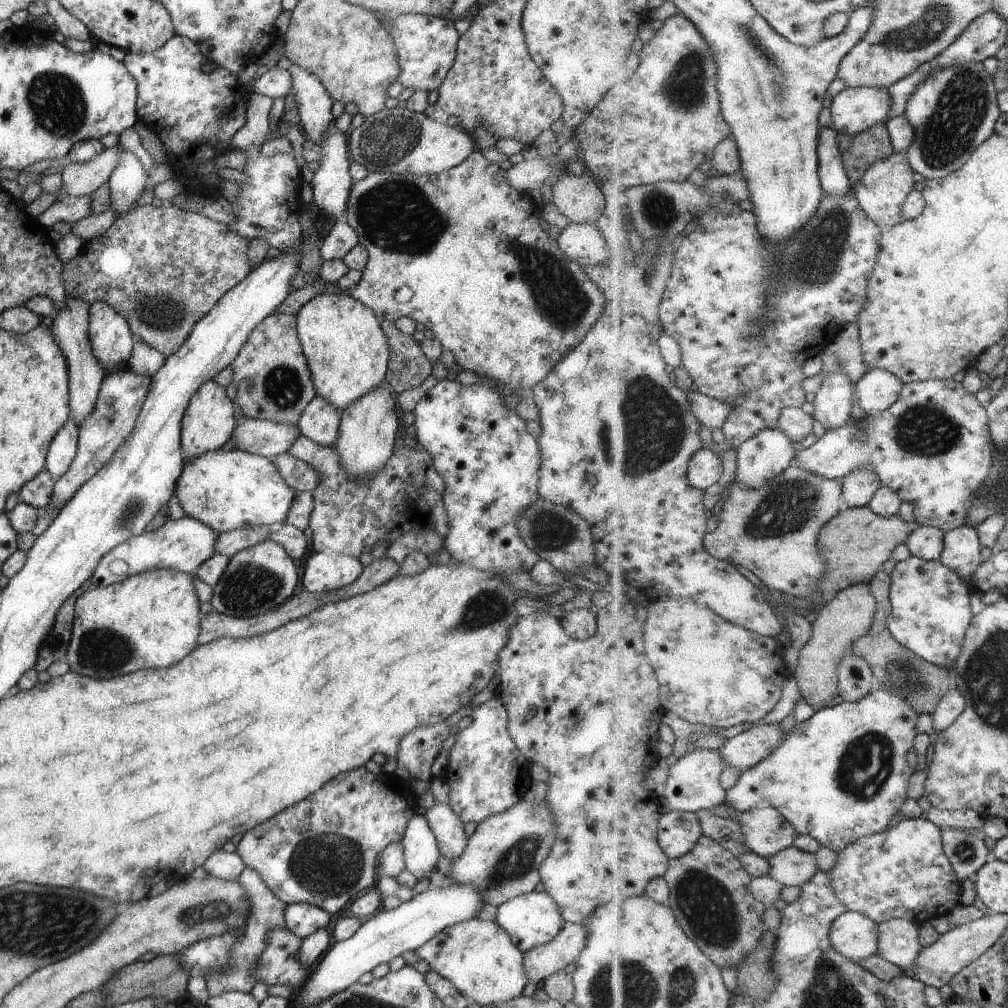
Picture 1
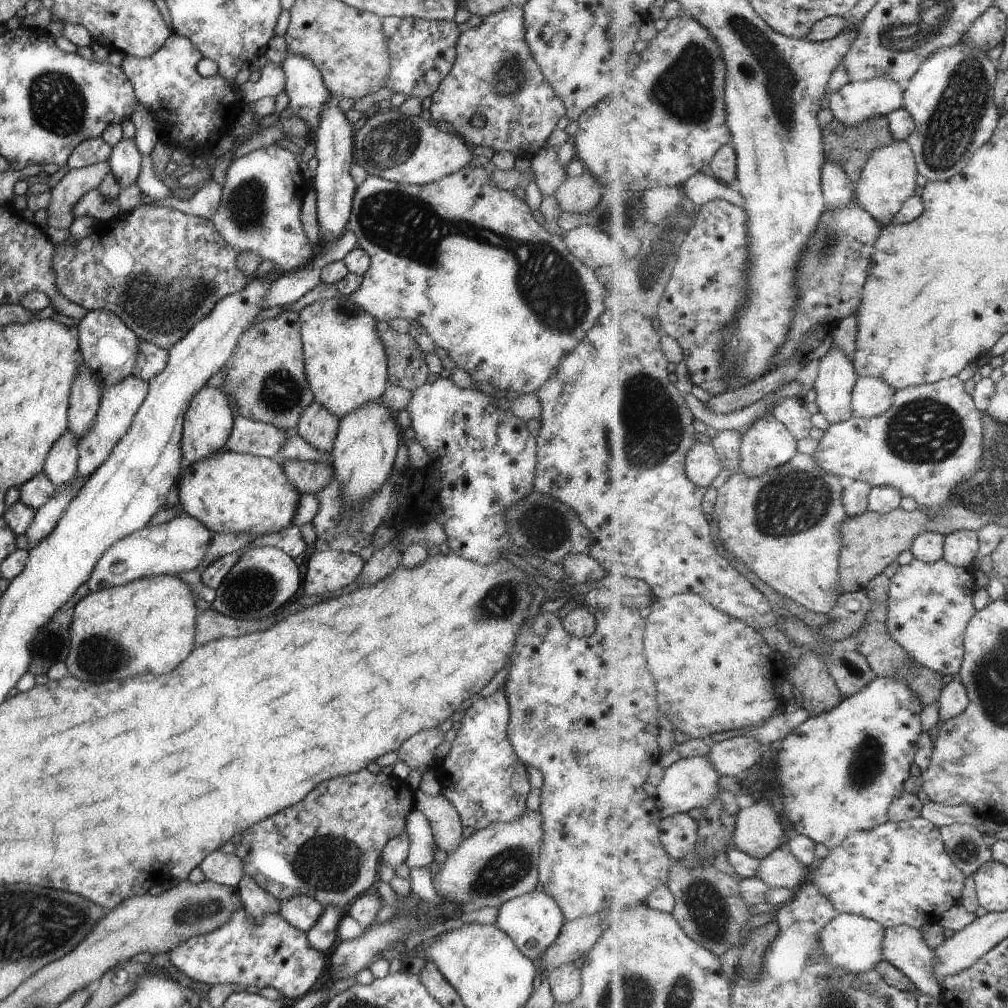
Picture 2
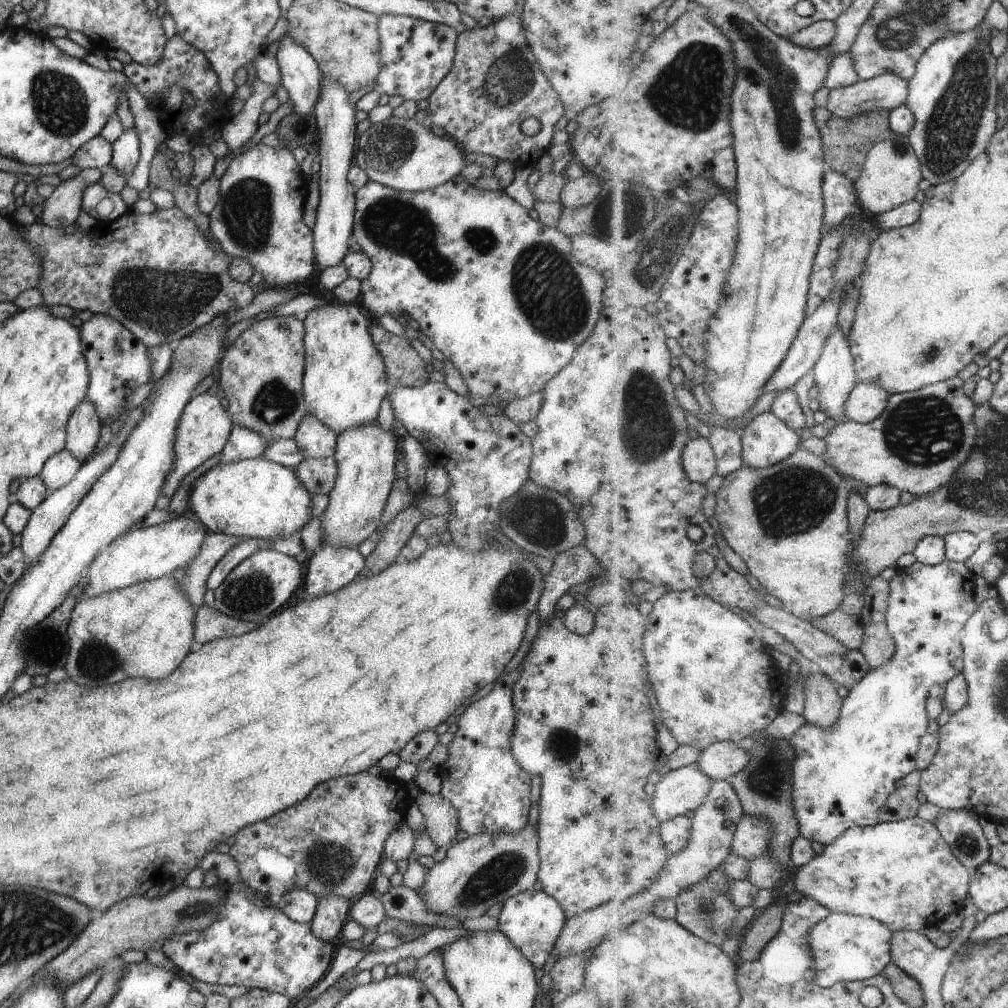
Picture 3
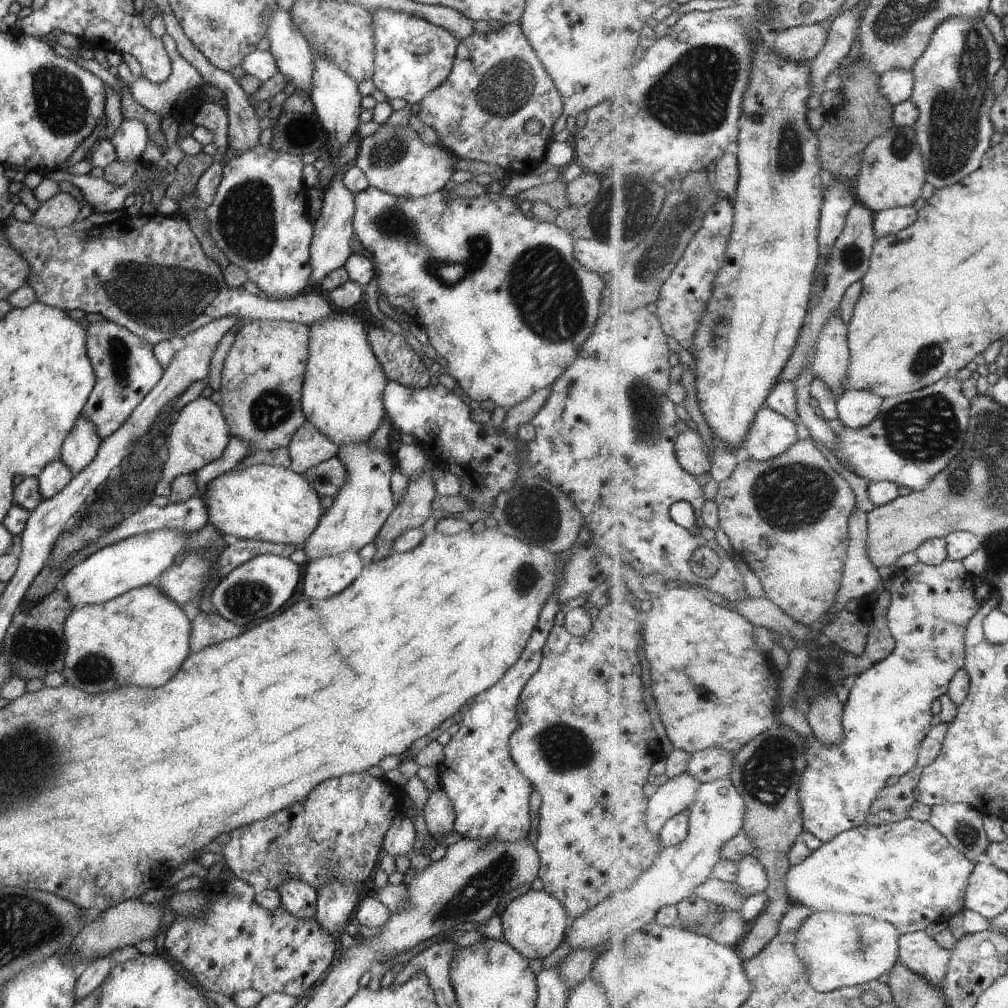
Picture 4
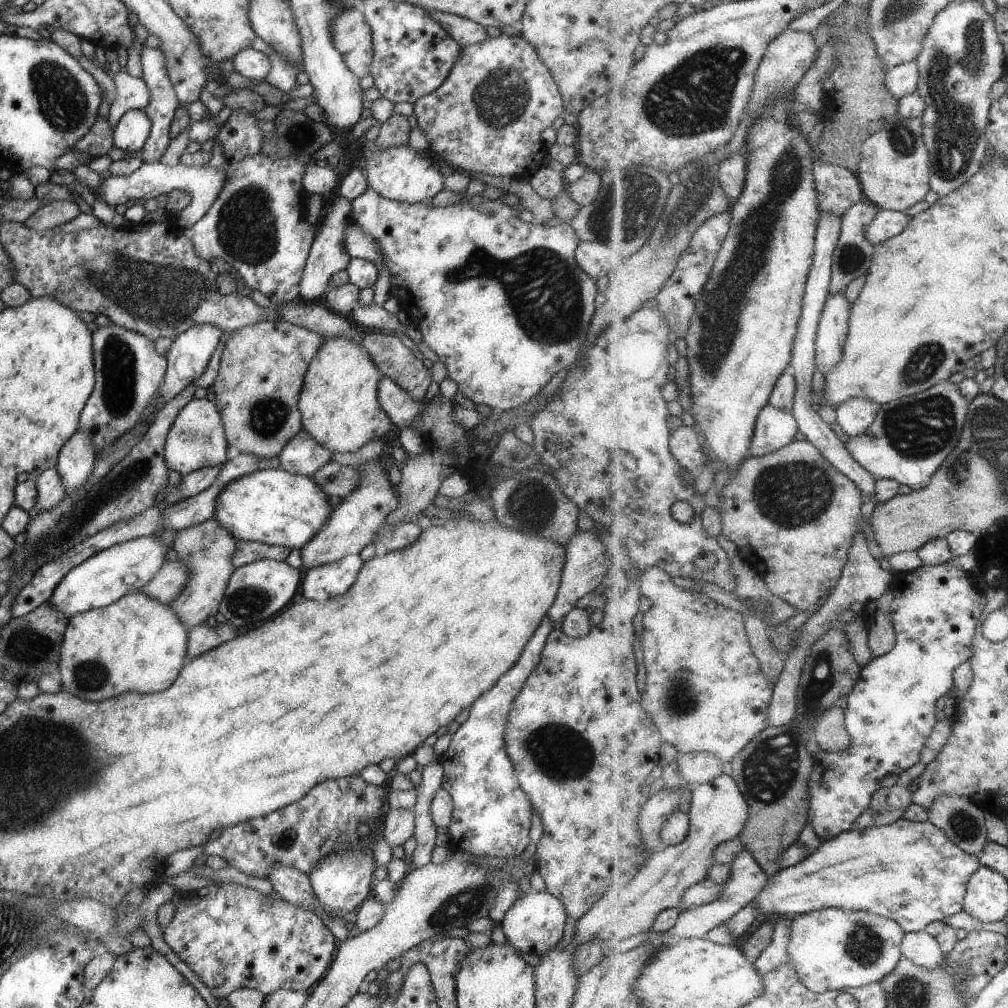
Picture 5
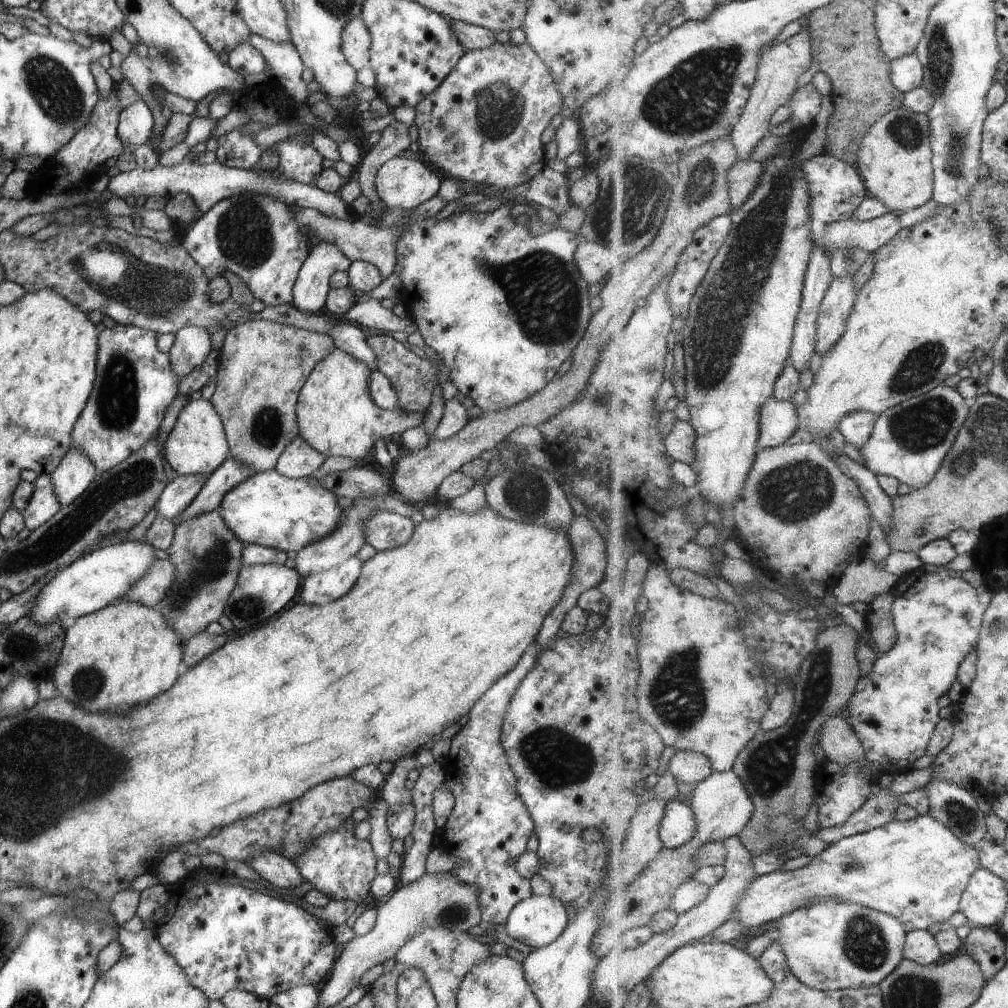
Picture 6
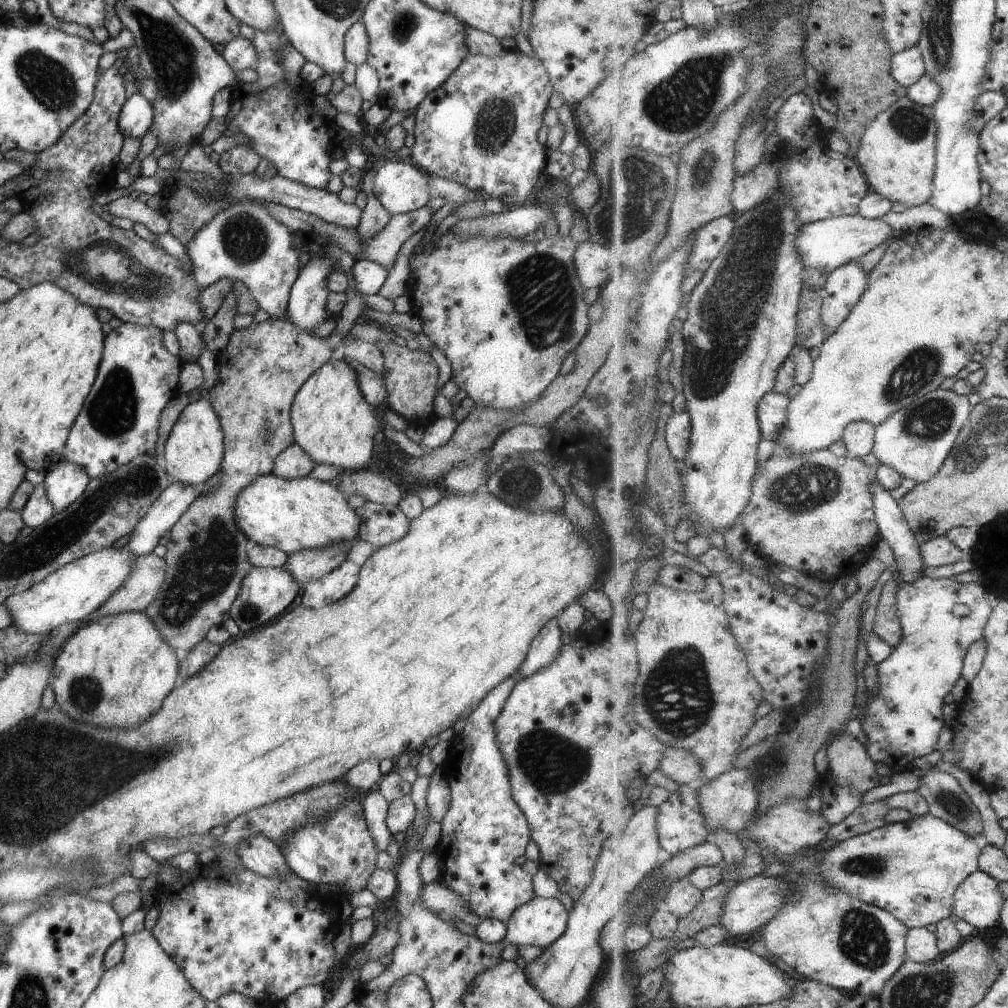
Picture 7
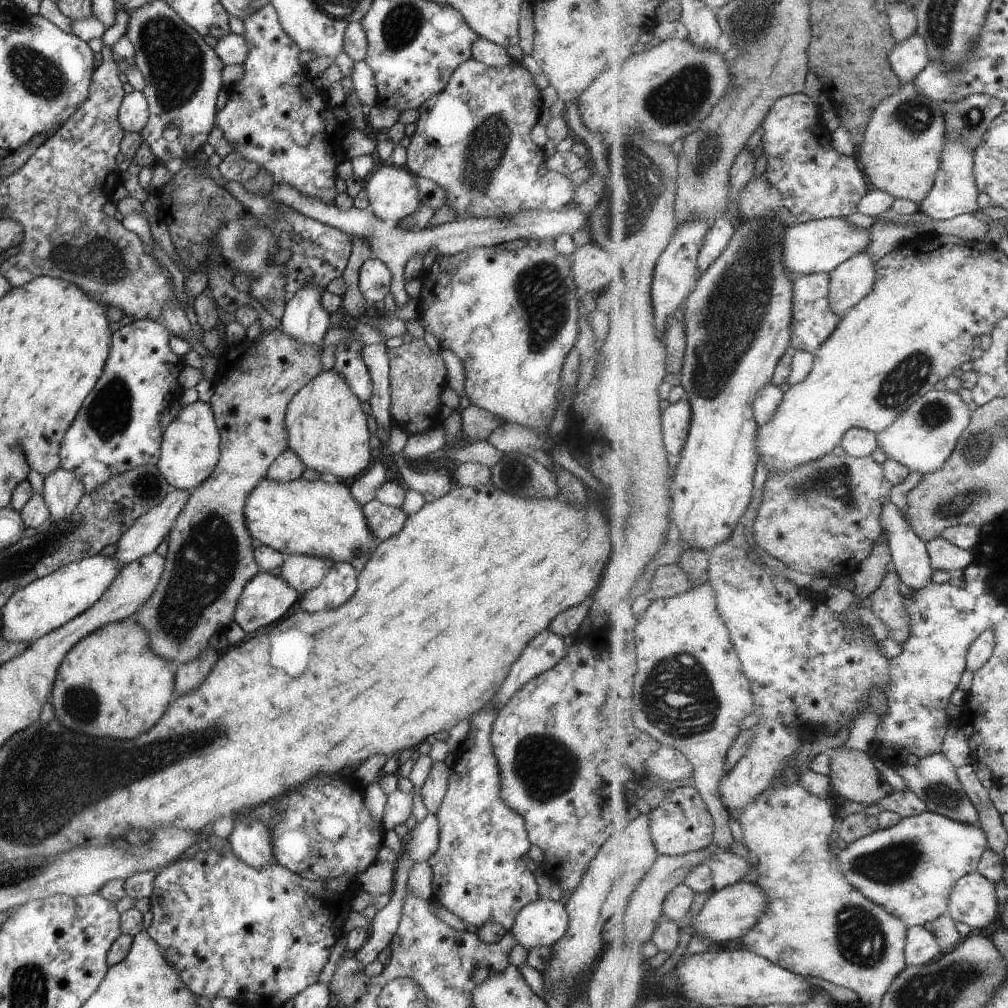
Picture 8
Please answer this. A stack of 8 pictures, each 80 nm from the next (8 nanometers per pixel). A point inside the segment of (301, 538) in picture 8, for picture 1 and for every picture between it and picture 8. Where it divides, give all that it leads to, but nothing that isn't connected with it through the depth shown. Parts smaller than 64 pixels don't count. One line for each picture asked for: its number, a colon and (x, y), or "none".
1: (225, 489)
2: (227, 492)
3: (250, 498)
4: (261, 502)
5: (271, 506)
6: (269, 509)
7: (290, 515)

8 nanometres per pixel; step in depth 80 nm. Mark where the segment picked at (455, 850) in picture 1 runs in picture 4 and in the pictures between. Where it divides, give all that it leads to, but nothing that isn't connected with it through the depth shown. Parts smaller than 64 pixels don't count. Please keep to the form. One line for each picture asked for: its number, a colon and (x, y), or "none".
2: (444, 822)
3: (441, 819)
4: (438, 813)

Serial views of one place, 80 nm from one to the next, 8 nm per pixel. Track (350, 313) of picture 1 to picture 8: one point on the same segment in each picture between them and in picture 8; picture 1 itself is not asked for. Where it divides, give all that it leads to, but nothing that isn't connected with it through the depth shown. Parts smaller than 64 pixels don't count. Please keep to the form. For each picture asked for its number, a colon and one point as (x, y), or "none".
2: (344, 360)
3: (343, 382)
4: (341, 396)
5: (338, 406)
6: (335, 414)
7: (331, 421)
8: (326, 428)

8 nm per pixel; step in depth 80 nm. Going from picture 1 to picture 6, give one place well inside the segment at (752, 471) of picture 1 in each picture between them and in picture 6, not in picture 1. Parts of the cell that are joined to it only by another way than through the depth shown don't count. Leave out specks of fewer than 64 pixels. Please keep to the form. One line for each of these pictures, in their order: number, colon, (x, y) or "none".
2: (768, 444)
3: (766, 440)
4: (772, 434)
5: (776, 428)
6: (779, 420)

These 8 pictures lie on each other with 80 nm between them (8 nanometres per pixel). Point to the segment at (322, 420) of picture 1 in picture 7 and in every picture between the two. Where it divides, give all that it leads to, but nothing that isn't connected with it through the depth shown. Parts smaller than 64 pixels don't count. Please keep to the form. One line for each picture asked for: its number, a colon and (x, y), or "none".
2: (315, 425)
3: (314, 440)
4: (307, 446)
5: (302, 455)
6: (298, 459)
7: (291, 463)

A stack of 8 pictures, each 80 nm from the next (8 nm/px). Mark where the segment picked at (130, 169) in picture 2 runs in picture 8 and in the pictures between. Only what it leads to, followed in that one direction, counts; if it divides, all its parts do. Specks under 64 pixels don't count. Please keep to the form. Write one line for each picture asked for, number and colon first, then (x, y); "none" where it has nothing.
3: (125, 149)
4: (129, 140)
5: (129, 133)
6: (134, 124)
7: (134, 119)
8: (133, 112)

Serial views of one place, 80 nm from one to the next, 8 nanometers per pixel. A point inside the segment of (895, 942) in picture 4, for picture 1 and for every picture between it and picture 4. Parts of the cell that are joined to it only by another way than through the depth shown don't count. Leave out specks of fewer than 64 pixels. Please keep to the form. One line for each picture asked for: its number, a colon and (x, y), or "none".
1: (855, 935)
2: (853, 943)
3: (847, 947)

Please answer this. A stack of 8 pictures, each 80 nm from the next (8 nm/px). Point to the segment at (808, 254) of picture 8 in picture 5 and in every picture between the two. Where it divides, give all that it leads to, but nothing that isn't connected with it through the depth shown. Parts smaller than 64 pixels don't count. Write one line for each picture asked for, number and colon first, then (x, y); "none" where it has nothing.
5: (887, 224)
6: (870, 235)
7: (828, 245)

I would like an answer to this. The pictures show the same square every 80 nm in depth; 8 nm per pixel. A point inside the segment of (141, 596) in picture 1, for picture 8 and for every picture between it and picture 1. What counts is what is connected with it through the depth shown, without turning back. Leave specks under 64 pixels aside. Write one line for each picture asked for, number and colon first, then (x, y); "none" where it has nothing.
2: (147, 625)
3: (145, 629)
4: (140, 637)
5: (136, 643)
6: (124, 653)
7: (115, 670)
8: (110, 683)

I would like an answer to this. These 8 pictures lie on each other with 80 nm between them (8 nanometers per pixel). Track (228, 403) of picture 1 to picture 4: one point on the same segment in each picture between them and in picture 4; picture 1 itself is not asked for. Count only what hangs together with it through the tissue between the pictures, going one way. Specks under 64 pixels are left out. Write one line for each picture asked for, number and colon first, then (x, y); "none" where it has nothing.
2: (207, 422)
3: (202, 429)
4: (198, 434)

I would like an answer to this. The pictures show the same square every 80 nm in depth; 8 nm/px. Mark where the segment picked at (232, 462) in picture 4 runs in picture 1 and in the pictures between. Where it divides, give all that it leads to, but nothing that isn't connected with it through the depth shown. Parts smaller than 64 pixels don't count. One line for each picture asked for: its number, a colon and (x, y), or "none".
1: (265, 437)
2: (246, 436)
3: (242, 443)

